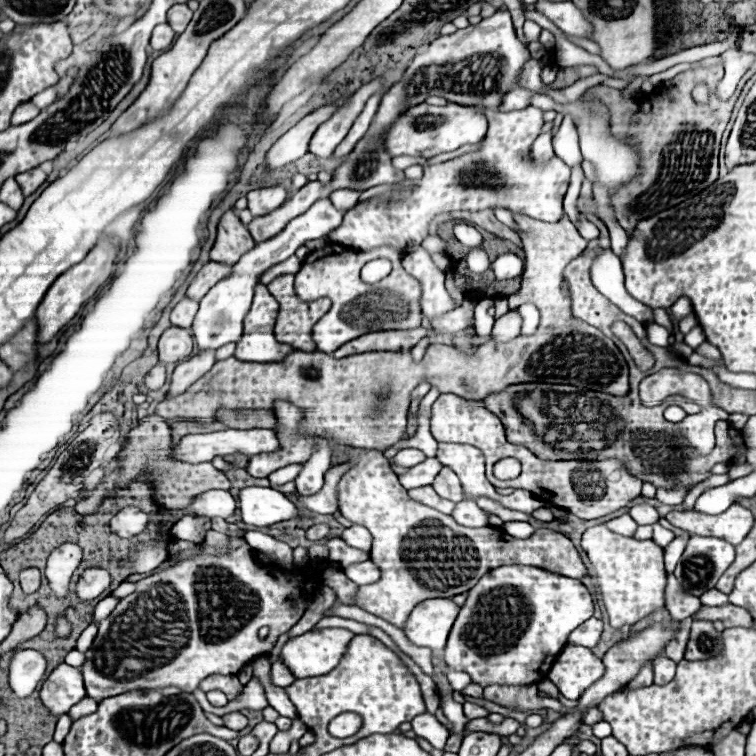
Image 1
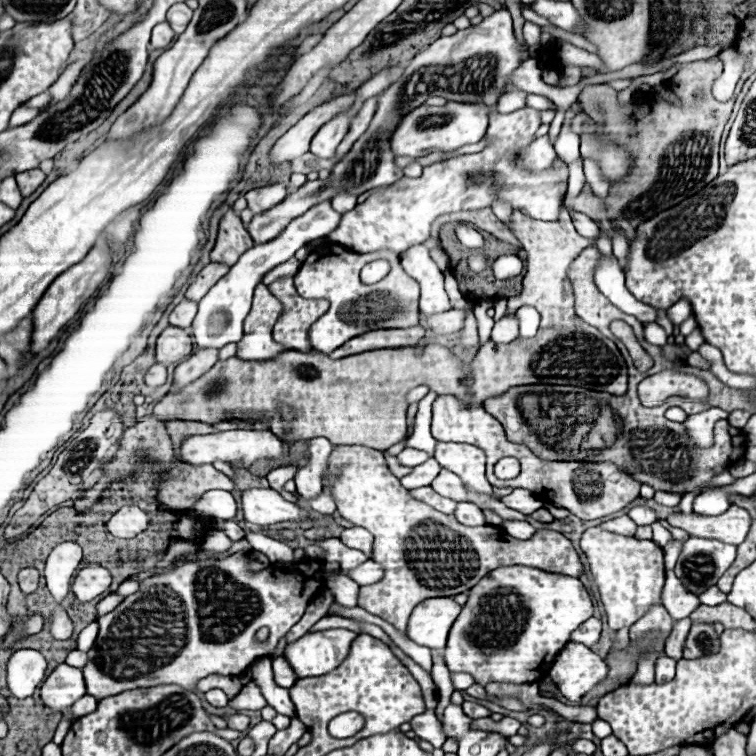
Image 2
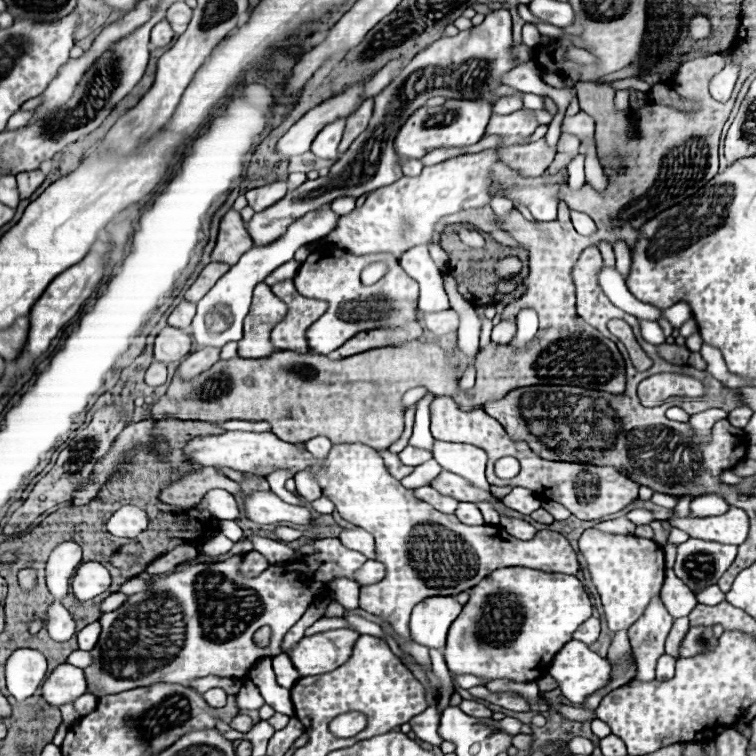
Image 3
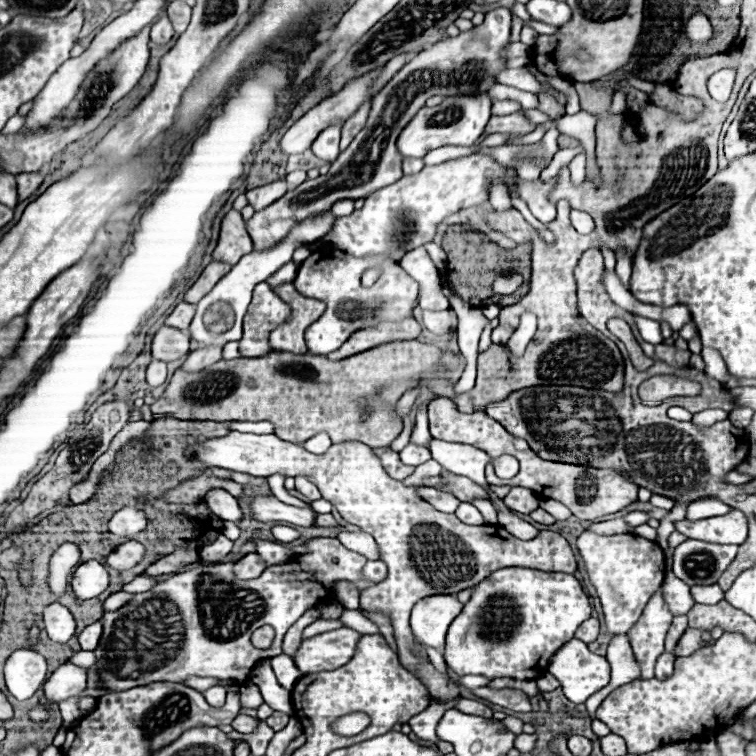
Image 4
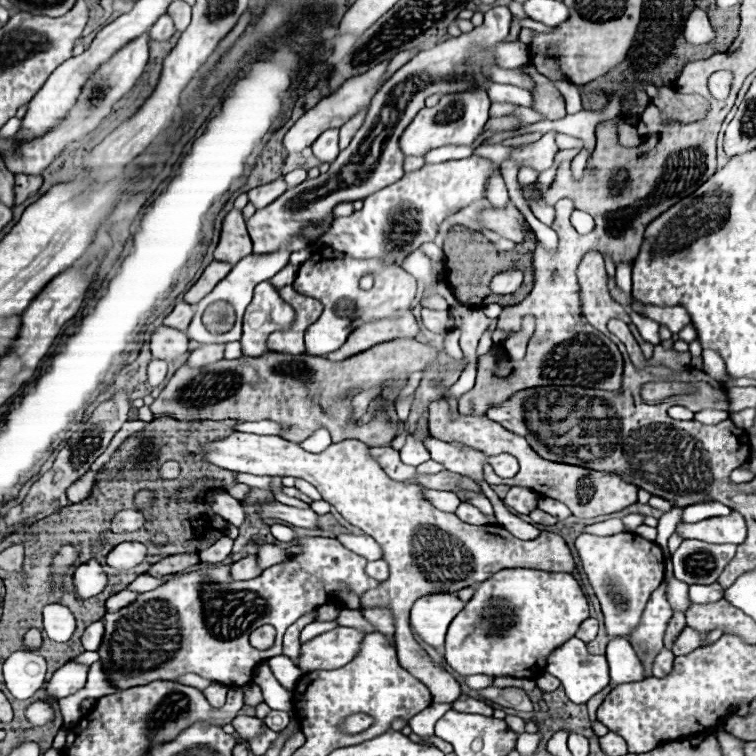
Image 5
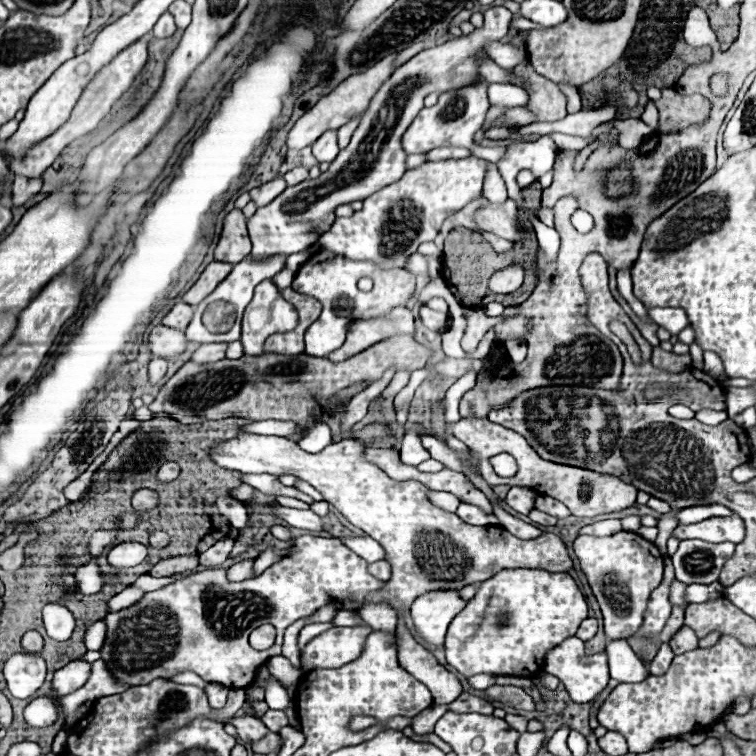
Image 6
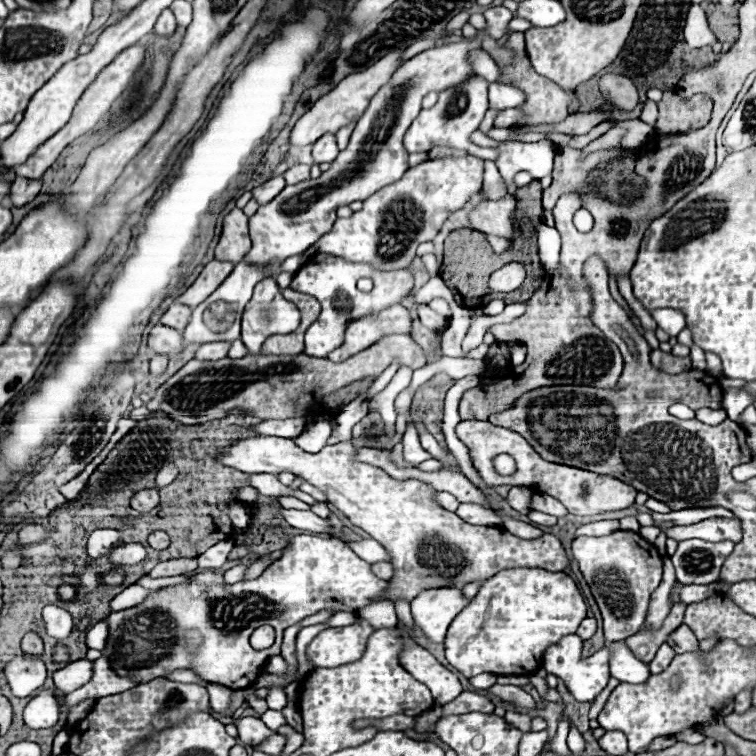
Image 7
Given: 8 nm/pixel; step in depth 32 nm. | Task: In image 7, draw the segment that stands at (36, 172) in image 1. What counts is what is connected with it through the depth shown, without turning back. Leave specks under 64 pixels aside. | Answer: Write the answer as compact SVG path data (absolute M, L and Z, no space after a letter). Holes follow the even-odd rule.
M16 176L16 180L10 186L10 202L12 206L24 206L26 202L34 200L34 196L40 192L42 180L26 180Z

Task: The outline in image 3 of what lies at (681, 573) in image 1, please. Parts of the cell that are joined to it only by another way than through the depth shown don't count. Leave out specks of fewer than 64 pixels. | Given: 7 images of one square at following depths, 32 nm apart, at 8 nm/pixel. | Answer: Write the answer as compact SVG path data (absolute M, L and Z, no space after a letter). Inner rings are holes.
M690 538L678 546L674 572L690 590L698 590L716 584L734 558L736 546L732 544Z

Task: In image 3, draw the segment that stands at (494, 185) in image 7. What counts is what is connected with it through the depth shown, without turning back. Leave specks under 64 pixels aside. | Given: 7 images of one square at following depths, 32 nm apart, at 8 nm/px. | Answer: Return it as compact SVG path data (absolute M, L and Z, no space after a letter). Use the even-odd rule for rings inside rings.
M496 194L494 198L492 198L492 202L490 202L490 206L492 206L492 210L494 210L494 214L496 214L496 216L500 216L500 218L502 218L502 216L506 216L506 214L508 214L508 212L510 212L510 210L514 208L510 200L506 200L504 196L498 196L498 194Z

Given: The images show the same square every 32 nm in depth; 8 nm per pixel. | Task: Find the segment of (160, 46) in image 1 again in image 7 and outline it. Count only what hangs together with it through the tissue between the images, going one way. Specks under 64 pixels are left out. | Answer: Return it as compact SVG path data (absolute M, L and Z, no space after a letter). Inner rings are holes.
M164 10L164 12L160 14L156 26L154 26L154 34L158 34L158 36L168 36L168 34L172 34L174 30L176 30L174 14L172 14L170 10Z

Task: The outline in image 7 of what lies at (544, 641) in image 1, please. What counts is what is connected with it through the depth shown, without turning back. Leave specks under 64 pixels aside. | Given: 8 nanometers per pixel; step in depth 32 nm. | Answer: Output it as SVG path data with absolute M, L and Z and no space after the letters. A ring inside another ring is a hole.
M508 568L486 580L470 604L452 620L446 634L446 660L466 678L488 672L496 676L530 676L542 666L546 648L558 644L568 634L576 634L580 622L586 618L586 602L564 572L548 572L542 568Z

